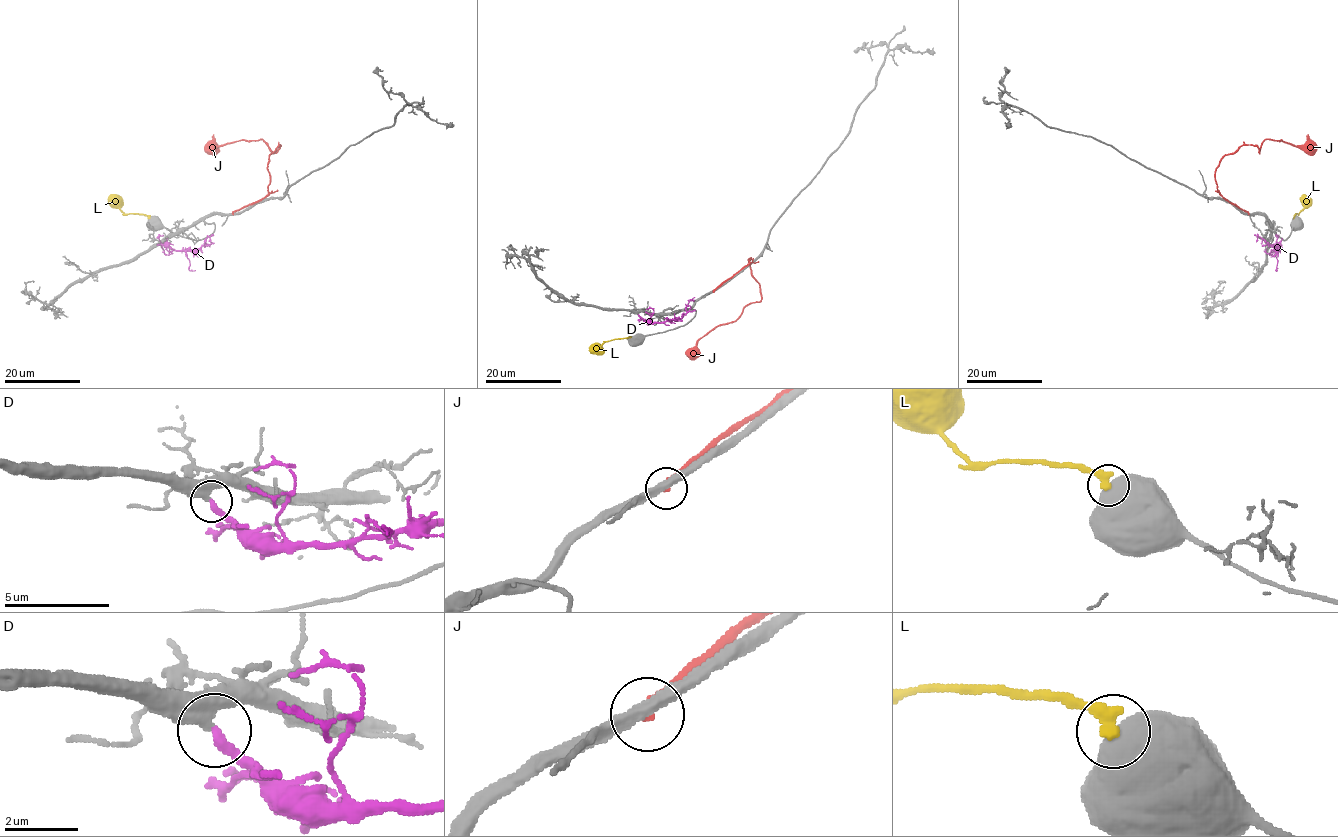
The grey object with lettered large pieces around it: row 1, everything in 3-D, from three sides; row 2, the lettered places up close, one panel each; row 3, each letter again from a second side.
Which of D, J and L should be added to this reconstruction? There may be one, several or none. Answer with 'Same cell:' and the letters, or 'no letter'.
Same cell: D

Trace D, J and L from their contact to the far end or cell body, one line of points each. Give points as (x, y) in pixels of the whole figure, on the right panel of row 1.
D: (1271, 244), (1276, 244), (1279, 250), (1254, 234)
J: (1248, 213), (1217, 189), (1219, 161), (1243, 145), (1256, 146), (1259, 152), (1266, 139), (1316, 148)
L: (1293, 218), (1304, 207), (1304, 194)

